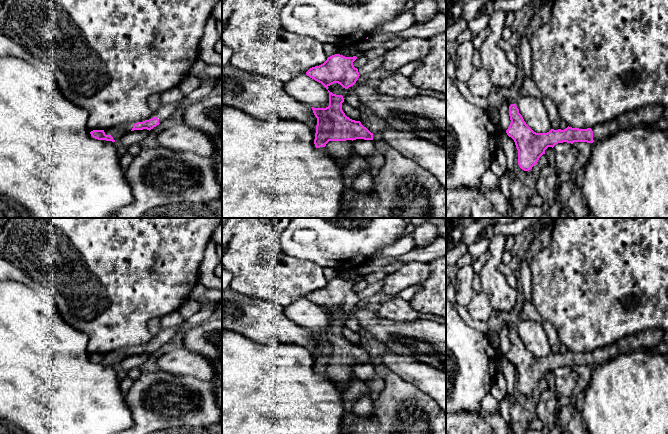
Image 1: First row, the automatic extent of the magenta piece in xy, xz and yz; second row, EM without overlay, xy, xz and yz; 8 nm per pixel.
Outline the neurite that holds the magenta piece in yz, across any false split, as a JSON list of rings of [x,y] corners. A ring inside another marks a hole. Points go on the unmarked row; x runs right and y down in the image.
[[[516,328],[509,330],[511,347],[506,357],[511,361],[518,374],[518,389],[524,395],[529,395],[537,388],[539,382],[545,378],[548,371],[558,367],[601,365],[620,354],[635,350],[643,350],[658,346],[664,341],[665,331],[662,329],[647,329],[622,338],[618,342],[594,350],[592,353],[567,351],[564,354],[551,353],[547,357],[534,356],[524,345]]]

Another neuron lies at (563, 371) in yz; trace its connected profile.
[[[563,366],[563,367],[556,368],[553,371],[553,373],[555,377],[566,377],[567,375],[569,375],[572,372],[572,370],[573,368],[571,367]]]

